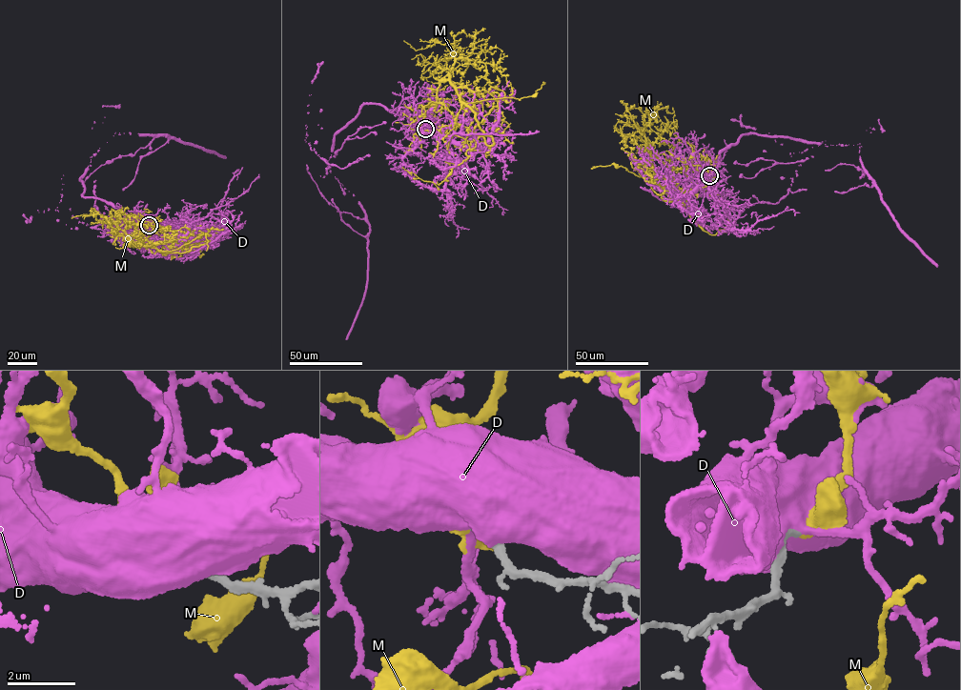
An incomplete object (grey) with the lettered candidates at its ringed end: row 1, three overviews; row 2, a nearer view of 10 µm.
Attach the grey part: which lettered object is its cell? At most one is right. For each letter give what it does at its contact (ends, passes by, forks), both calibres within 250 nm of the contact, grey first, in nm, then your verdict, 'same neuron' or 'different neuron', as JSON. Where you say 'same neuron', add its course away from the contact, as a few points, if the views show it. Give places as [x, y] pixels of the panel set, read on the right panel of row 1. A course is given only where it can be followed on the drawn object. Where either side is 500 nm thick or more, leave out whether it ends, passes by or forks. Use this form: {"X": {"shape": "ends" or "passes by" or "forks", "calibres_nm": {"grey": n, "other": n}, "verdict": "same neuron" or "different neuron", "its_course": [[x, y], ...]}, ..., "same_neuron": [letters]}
{"D": {"calibres_nm": {"grey": 280, "other": 700}, "verdict": "different neuron"}, "M": {"shape": "passes by", "calibres_nm": {"grey": 190, "other": 300}, "verdict": "same neuron", "its_course": [[709, 174], [706, 158], [692, 157], [670, 171], [673, 185], [668, 195], [710, 234], [724, 230], [728, 218]]}, "same_neuron": ["M"]}

